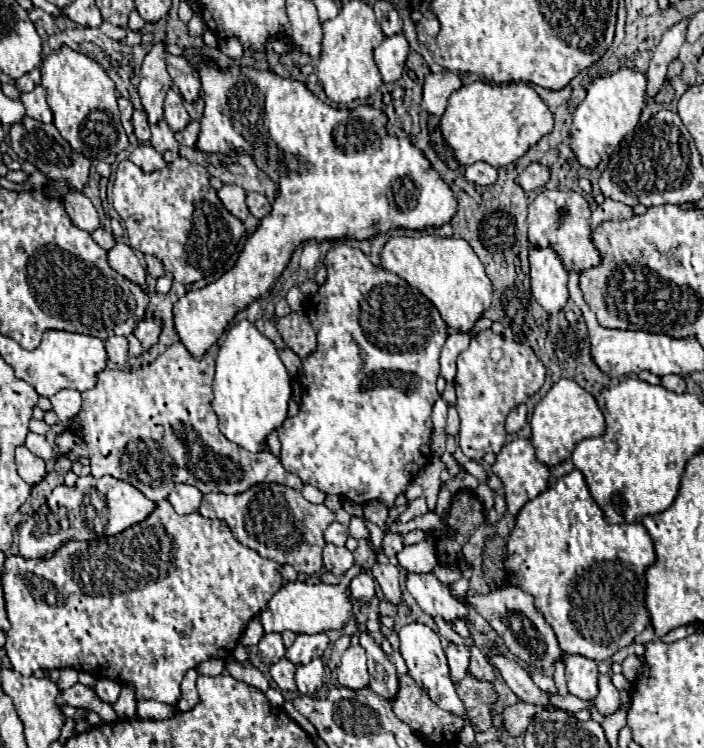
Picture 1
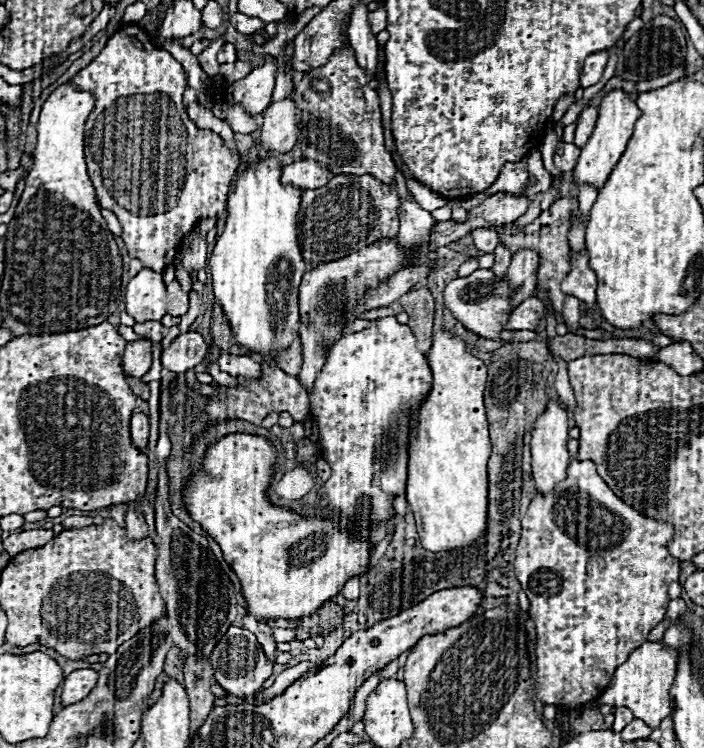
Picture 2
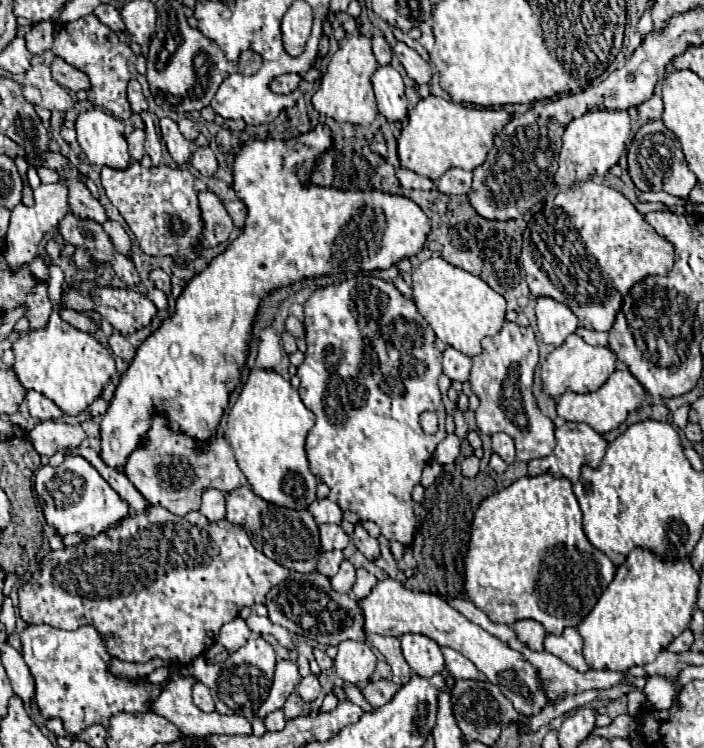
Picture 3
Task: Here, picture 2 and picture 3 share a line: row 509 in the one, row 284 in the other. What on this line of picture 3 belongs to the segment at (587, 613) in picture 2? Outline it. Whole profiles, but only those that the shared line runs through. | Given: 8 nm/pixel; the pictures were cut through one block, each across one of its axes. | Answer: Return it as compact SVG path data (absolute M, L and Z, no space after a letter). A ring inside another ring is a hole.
M594 182L560 190L552 204L546 204L544 210L528 222L522 244L522 266L530 292L534 296L550 296L566 304L578 316L584 328L598 332L608 332L612 328L624 296L638 280L650 274L666 274L672 268L672 262L672 244L660 238L654 228L644 222L644 216L634 210L630 200L626 200L614 188Z

